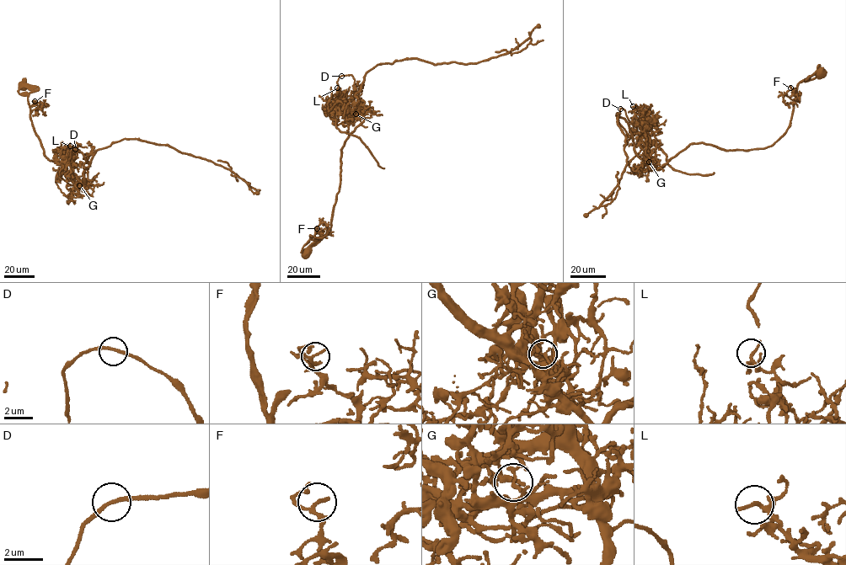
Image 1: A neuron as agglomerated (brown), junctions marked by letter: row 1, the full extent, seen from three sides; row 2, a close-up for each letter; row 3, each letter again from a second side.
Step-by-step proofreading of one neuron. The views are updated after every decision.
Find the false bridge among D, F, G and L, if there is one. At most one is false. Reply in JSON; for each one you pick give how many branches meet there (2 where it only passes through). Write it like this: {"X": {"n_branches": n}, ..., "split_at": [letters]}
{"G": {"n_branches": 2}, "split_at": ["G"]}

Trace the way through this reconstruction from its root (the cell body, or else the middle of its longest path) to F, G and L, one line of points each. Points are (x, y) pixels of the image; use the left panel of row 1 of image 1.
F: (24, 85), (18, 92), (28, 94), (29, 107), (36, 103), (39, 105), (34, 101)
G: (24, 85), (18, 92), (28, 94), (30, 119), (44, 154), (61, 162), (72, 180), (79, 184)
L: (24, 85), (18, 92), (28, 94), (46, 157), (61, 162), (85, 189), (73, 179), (70, 146)

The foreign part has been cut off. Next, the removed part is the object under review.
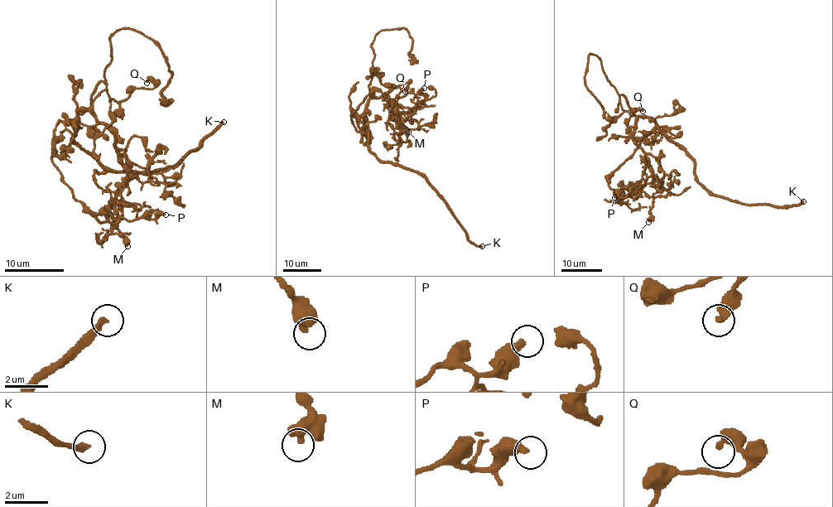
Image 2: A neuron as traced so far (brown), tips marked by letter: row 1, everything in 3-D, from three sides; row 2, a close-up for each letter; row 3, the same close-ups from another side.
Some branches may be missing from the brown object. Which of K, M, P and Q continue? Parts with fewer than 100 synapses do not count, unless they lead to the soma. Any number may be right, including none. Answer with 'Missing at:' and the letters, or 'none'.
Missing at: K

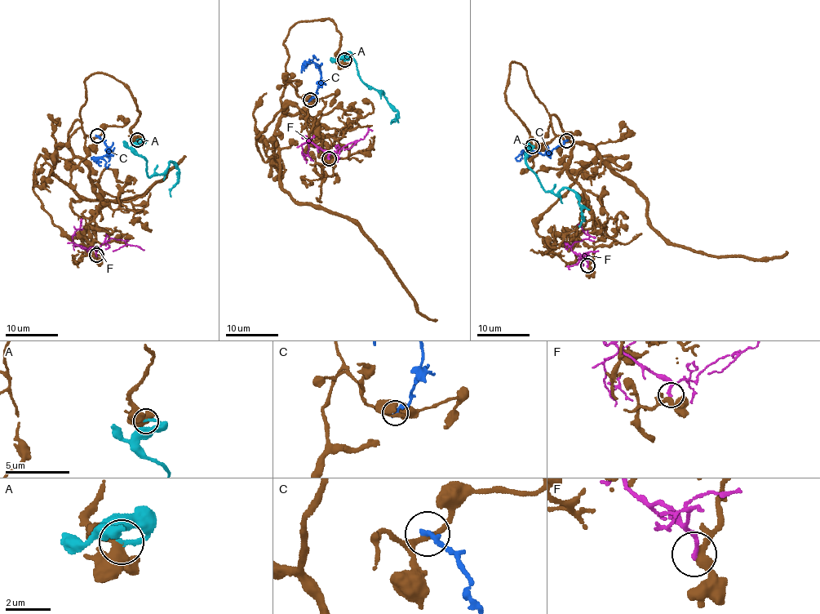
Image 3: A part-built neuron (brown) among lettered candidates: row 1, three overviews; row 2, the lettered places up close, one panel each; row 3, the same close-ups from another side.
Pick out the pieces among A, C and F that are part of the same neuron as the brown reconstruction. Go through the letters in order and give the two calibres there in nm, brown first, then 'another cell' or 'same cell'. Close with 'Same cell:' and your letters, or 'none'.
A: 400 nm thick on the brown side, 240 nm on the other; same cell
C: 220 nm thick on the brown side, 240 nm on the other; another cell
F: 320 nm thick on the brown side, 180 nm on the other; another cell
Same cell: A

